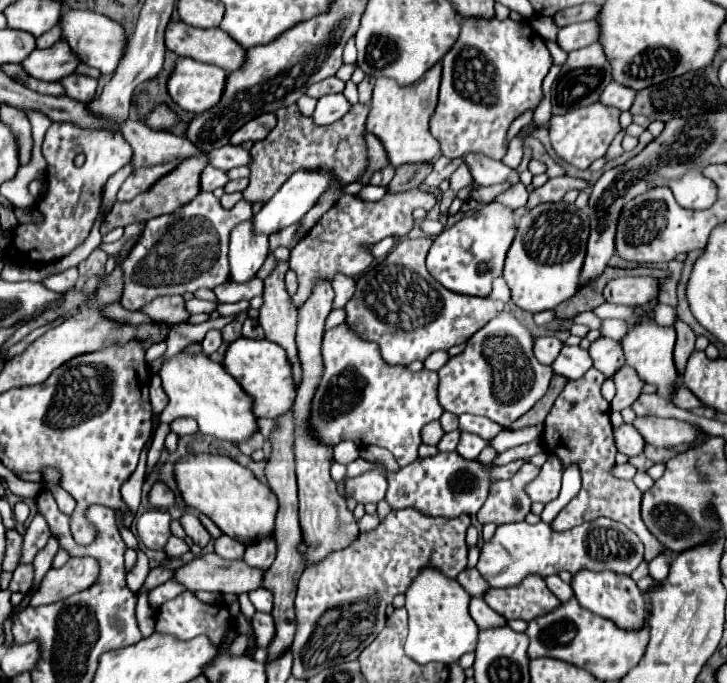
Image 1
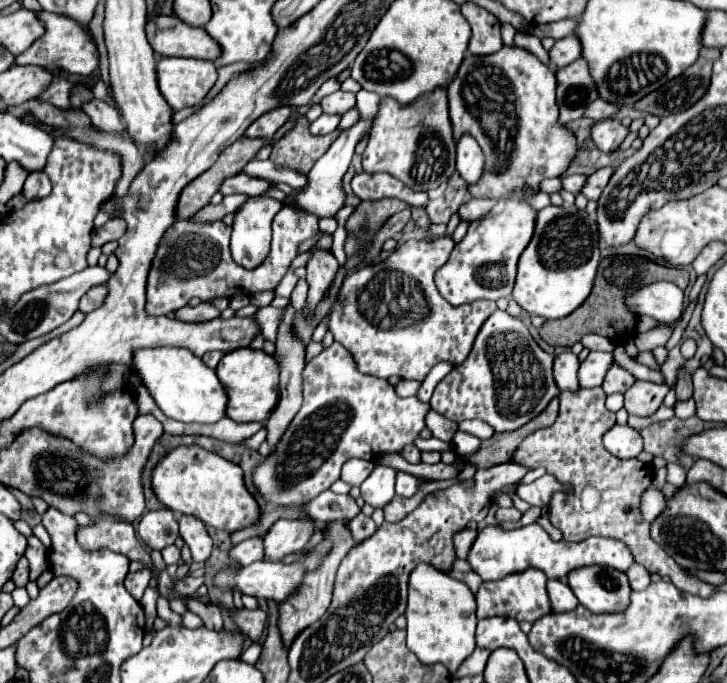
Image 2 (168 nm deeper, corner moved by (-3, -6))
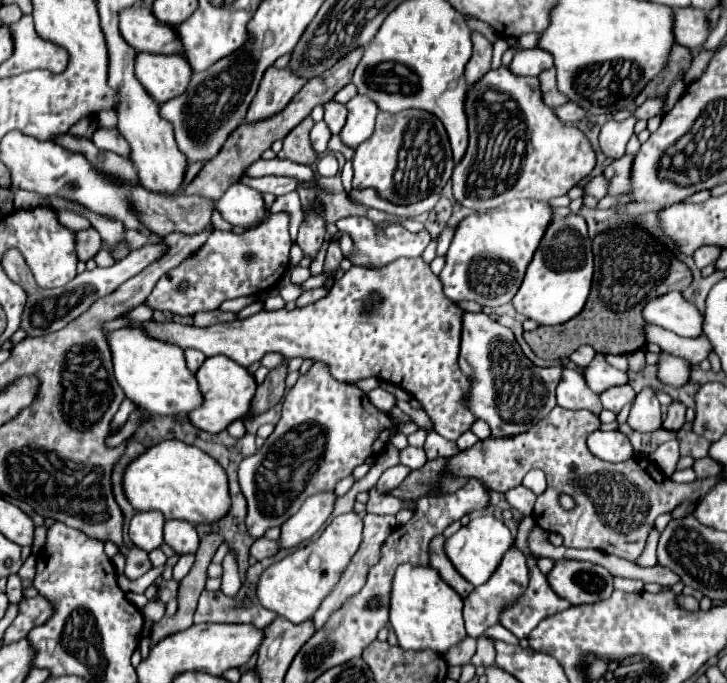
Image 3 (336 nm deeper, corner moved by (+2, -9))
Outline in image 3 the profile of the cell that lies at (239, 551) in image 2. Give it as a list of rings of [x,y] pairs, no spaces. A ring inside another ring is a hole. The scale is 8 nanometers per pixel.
[[[258,538],[258,540],[254,540],[254,544],[252,544],[250,550],[248,550],[248,554],[250,554],[252,558],[256,558],[256,560],[262,560],[262,558],[272,556],[272,554],[276,554],[276,552],[278,552],[278,542],[276,542],[276,540],[268,540],[268,538]]]

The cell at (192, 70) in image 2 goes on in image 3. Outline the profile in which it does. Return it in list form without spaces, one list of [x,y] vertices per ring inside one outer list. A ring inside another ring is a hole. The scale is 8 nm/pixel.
[[[138,52],[136,56],[136,78],[142,86],[146,86],[146,92],[152,94],[152,98],[158,104],[164,104],[166,100],[172,100],[174,96],[182,96],[186,88],[190,86],[190,76],[194,70],[190,70],[190,64],[182,56],[164,56],[164,54],[146,54]]]

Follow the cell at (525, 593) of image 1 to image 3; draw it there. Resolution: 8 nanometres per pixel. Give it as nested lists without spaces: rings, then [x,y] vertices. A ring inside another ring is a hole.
[[[512,548],[502,564],[498,566],[498,570],[494,572],[494,576],[482,584],[476,586],[466,598],[464,598],[464,622],[466,622],[466,632],[472,638],[478,638],[480,634],[484,634],[490,626],[500,624],[498,616],[502,616],[502,612],[506,612],[506,608],[510,604],[514,604],[514,600],[518,600],[518,596],[522,596],[522,592],[526,590],[526,584],[530,580],[530,572],[528,572],[528,564],[526,564],[526,556],[522,552],[518,552],[518,548]]]

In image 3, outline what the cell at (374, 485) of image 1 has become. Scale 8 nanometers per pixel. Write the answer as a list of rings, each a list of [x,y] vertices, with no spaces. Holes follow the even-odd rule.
[[[404,464],[392,466],[392,468],[388,468],[388,470],[380,476],[380,480],[378,480],[378,484],[376,484],[376,490],[378,490],[382,496],[386,496],[386,494],[390,494],[394,488],[398,488],[398,484],[400,484],[408,474],[410,474],[410,468],[408,468],[408,466],[404,466]]]

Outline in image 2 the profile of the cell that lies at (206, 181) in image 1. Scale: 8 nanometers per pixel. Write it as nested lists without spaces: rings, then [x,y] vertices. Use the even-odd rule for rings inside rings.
[[[239,173],[235,177],[229,177],[221,185],[223,195],[233,195],[233,193],[245,193],[245,195],[263,195],[273,189],[273,183],[267,179],[257,179],[247,173]]]

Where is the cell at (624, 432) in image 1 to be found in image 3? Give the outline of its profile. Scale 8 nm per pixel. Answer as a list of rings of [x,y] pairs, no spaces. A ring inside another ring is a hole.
[[[596,430],[594,434],[588,436],[588,448],[594,456],[606,462],[626,462],[634,456],[628,436],[622,434],[620,430],[612,430],[612,432]]]

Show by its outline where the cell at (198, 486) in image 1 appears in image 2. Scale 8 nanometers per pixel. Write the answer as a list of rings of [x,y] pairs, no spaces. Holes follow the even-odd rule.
[[[179,445],[171,449],[153,469],[151,489],[167,509],[193,515],[207,527],[233,533],[259,521],[259,505],[245,489],[241,467],[197,445]]]

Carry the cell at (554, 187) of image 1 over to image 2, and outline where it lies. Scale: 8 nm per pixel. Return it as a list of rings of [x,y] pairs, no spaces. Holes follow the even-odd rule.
[[[603,167],[603,169],[599,169],[599,171],[595,171],[589,179],[587,179],[587,185],[583,187],[583,195],[587,197],[587,199],[599,199],[599,195],[603,193],[603,189],[607,187],[607,183],[609,183],[609,179],[611,179],[611,175],[615,173],[615,167]]]

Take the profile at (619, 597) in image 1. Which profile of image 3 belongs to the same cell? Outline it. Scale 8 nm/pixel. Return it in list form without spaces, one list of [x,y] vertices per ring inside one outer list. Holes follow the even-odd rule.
[[[558,560],[548,582],[570,604],[596,604],[614,592],[614,576],[604,566],[580,560]]]

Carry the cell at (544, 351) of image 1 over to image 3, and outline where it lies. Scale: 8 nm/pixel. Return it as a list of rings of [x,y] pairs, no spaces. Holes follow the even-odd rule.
[[[562,368],[562,378],[558,382],[556,396],[558,396],[558,404],[562,408],[568,408],[568,410],[586,408],[586,410],[592,410],[596,414],[600,414],[600,410],[602,410],[598,394],[588,390],[584,376],[578,370]]]

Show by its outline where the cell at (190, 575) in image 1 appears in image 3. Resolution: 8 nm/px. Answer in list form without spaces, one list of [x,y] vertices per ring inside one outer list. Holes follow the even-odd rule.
[[[356,512],[336,516],[316,540],[312,540],[308,546],[298,548],[296,552],[272,564],[260,574],[256,584],[260,604],[276,612],[278,616],[288,618],[294,624],[304,622],[318,610],[324,596],[338,582],[340,572],[346,568],[346,564],[358,550],[360,540],[362,540],[362,518]]]

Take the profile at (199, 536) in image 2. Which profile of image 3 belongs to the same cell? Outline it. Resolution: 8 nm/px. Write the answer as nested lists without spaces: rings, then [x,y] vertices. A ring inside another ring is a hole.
[[[166,520],[164,524],[164,542],[176,550],[176,554],[196,554],[198,550],[198,532],[194,524],[182,520]]]

